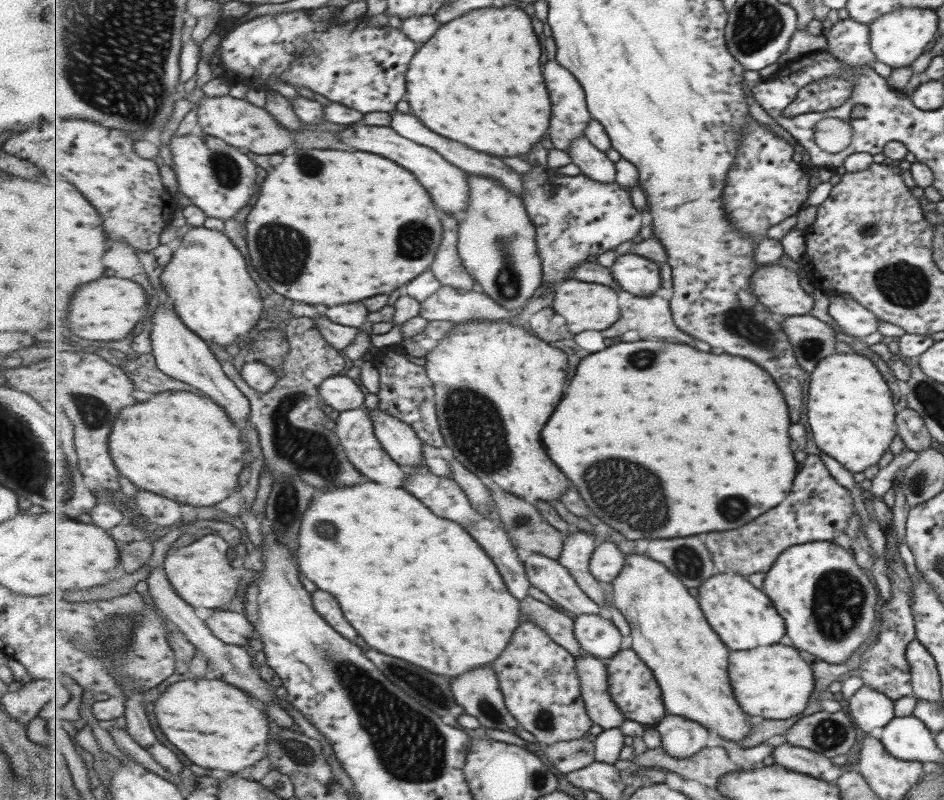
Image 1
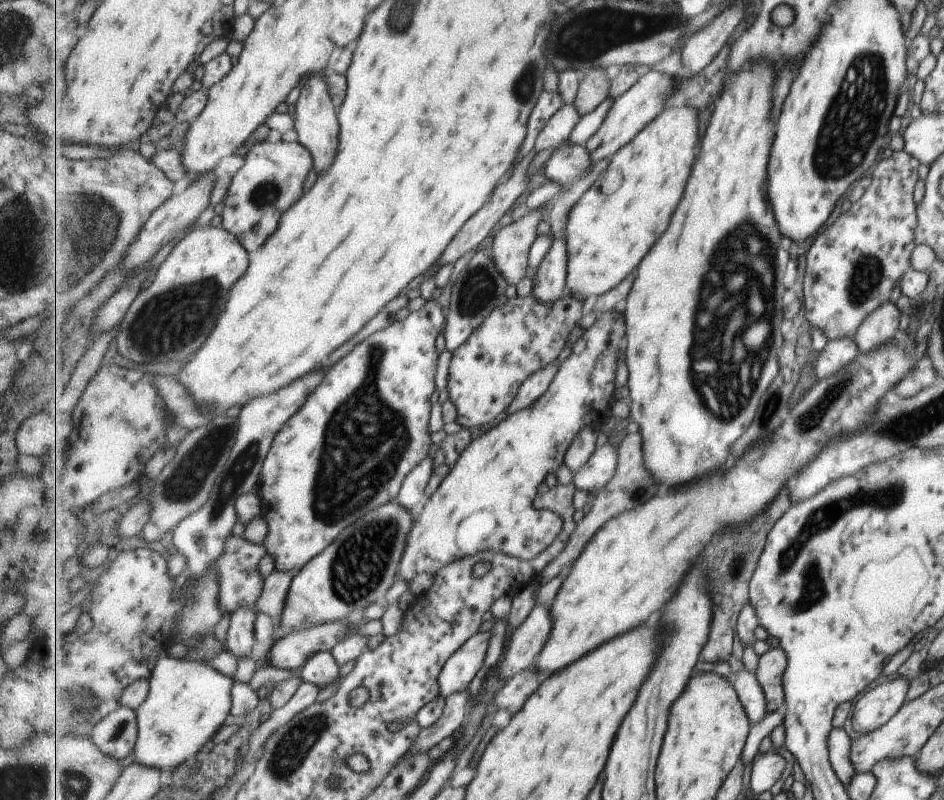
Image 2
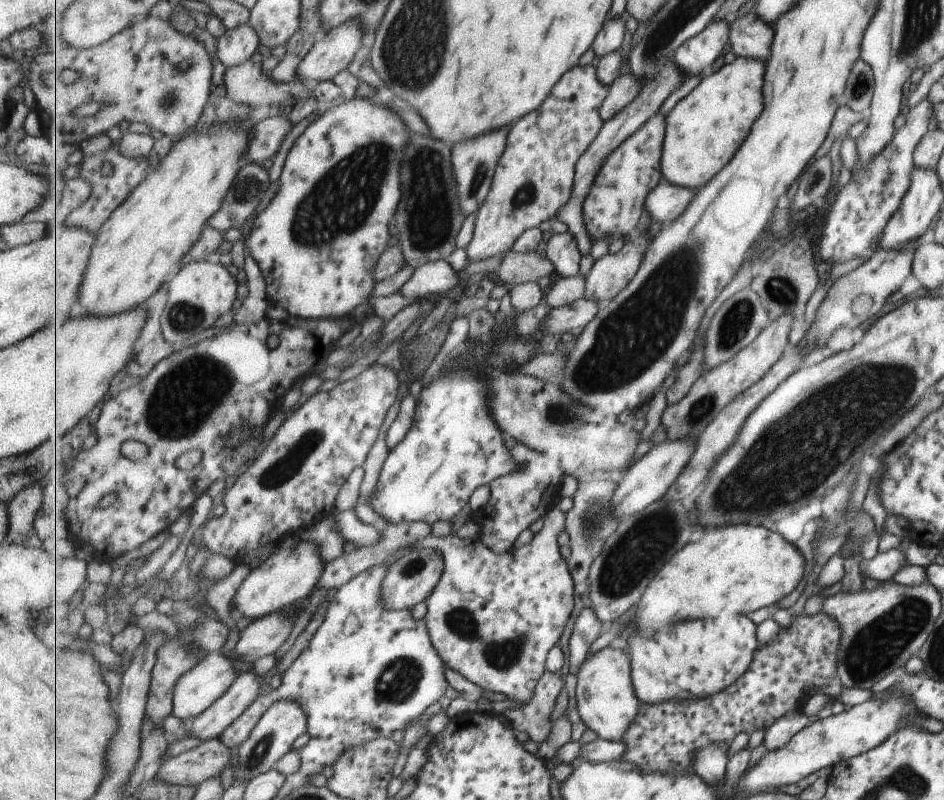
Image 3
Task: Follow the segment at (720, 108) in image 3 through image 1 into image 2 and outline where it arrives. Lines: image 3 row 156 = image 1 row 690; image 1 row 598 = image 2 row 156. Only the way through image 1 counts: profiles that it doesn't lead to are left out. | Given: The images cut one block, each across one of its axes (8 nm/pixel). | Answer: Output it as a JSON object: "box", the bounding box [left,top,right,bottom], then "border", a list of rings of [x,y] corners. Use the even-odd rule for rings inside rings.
{"box":[565,106,701,300],"border":[[[669,106],[663,113],[660,114],[653,122],[650,122],[628,145],[625,145],[619,152],[616,152],[610,160],[606,170],[599,174],[592,186],[582,195],[578,201],[572,206],[569,214],[568,222],[566,224],[565,236],[568,246],[568,292],[577,295],[583,300],[589,296],[601,296],[605,292],[609,292],[611,288],[619,286],[637,266],[639,262],[649,254],[649,250],[653,248],[653,244],[663,236],[663,232],[669,228],[669,222],[685,194],[687,182],[691,178],[691,170],[693,164],[697,160],[697,148],[701,146],[701,130],[699,130],[699,114],[693,106]]]}

